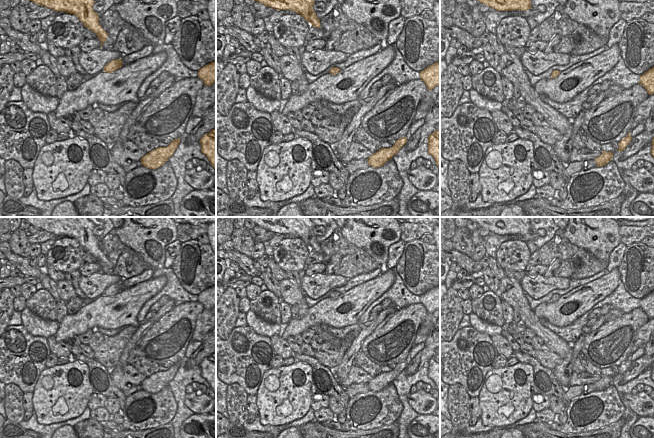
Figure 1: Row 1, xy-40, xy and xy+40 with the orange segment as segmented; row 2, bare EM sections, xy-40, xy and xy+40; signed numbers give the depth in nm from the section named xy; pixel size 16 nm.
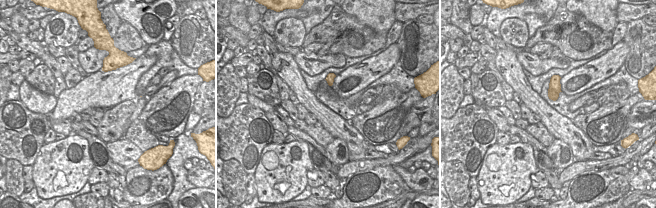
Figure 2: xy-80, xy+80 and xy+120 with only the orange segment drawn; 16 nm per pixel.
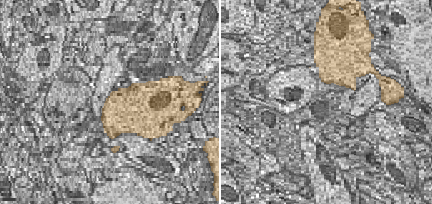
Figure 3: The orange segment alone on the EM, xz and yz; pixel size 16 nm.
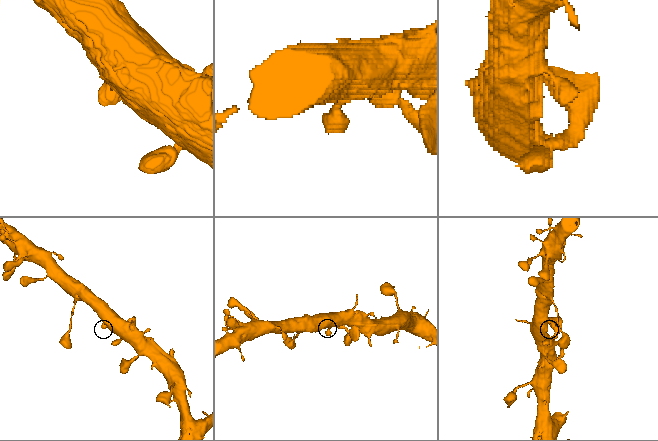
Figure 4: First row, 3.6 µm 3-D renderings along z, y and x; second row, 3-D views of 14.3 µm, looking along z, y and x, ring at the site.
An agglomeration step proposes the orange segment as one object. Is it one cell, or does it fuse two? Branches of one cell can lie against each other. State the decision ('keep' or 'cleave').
keep

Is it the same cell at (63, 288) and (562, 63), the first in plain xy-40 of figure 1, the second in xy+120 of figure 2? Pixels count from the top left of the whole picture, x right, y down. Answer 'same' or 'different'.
different

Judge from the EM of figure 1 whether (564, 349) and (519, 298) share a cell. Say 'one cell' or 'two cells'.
one cell

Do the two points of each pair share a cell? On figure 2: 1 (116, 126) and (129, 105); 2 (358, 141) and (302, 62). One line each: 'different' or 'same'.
1: same
2: different

